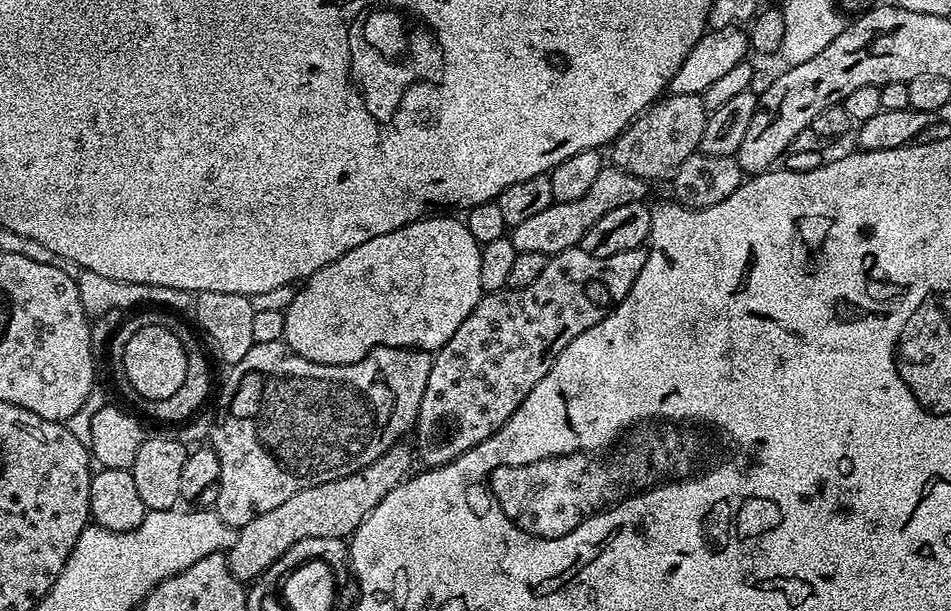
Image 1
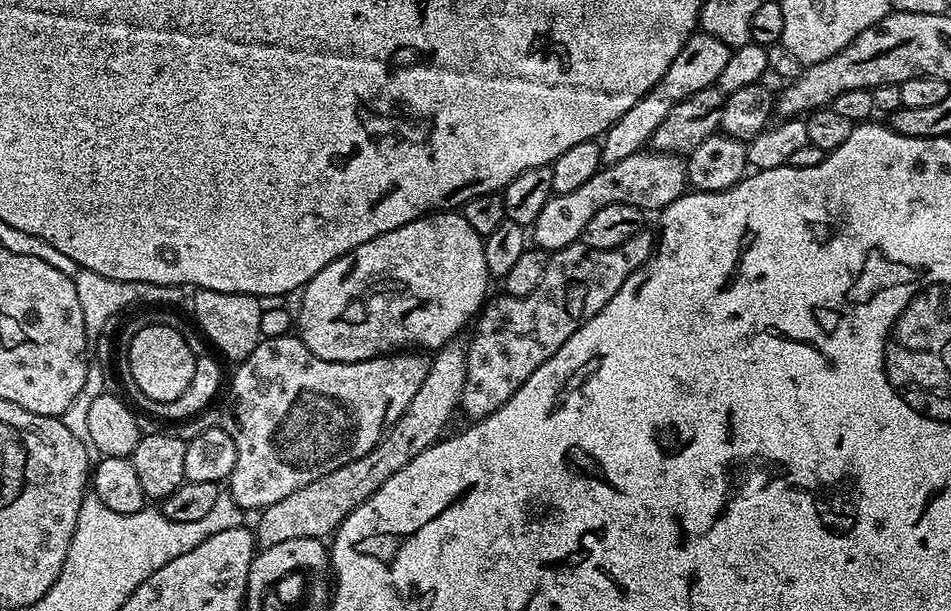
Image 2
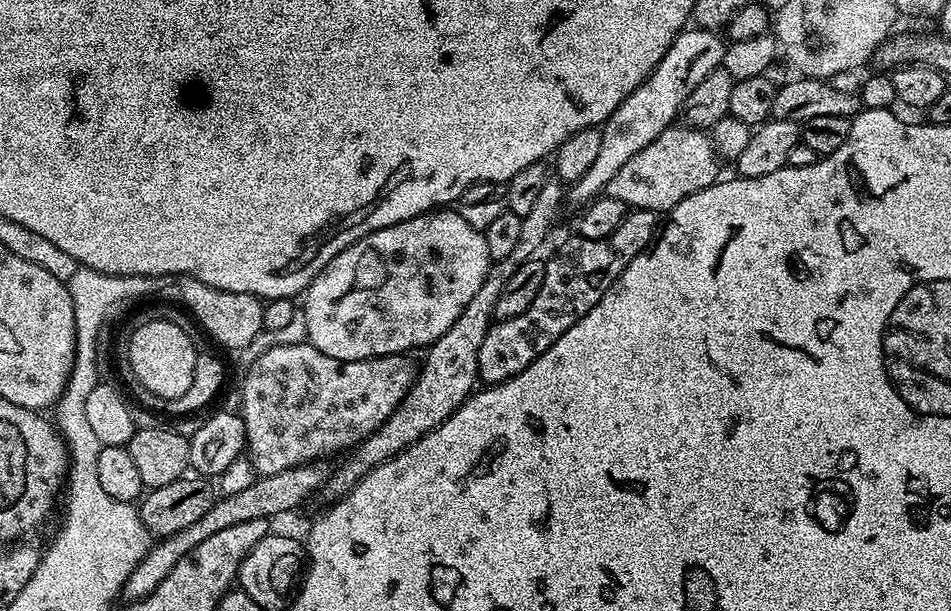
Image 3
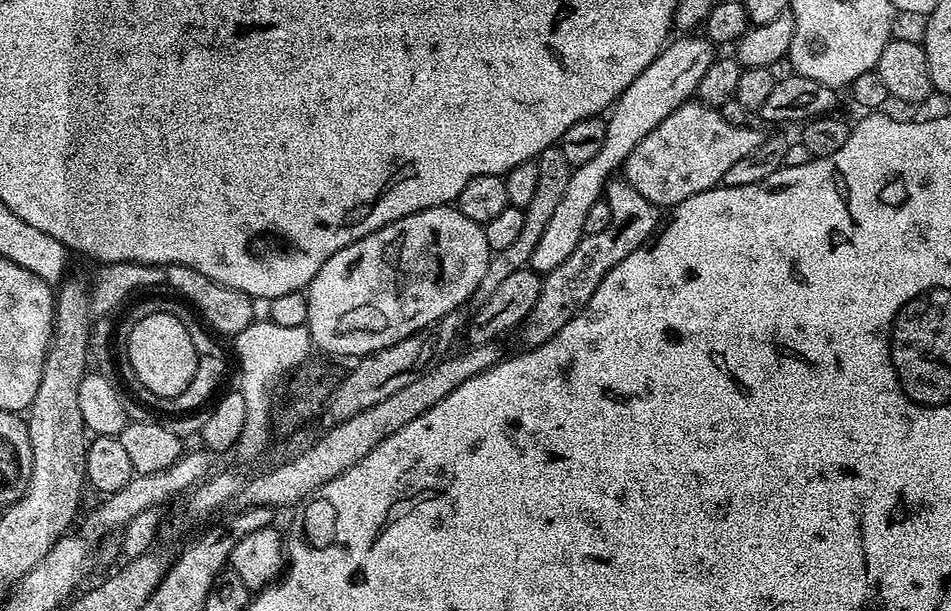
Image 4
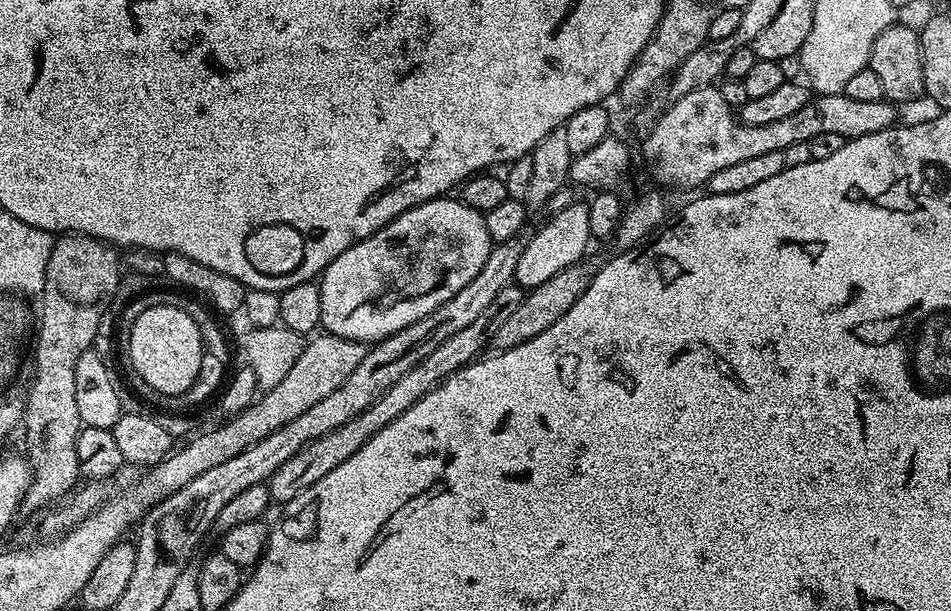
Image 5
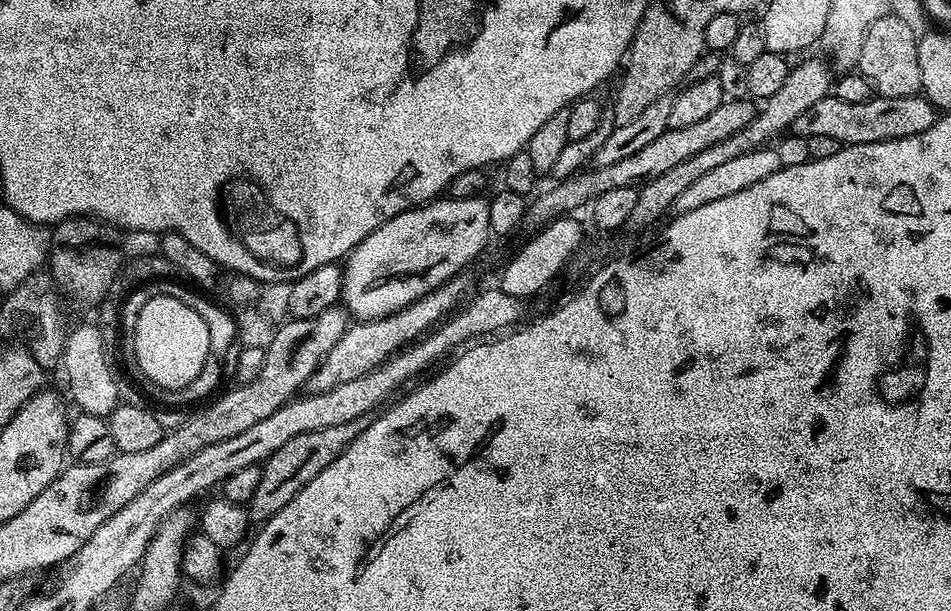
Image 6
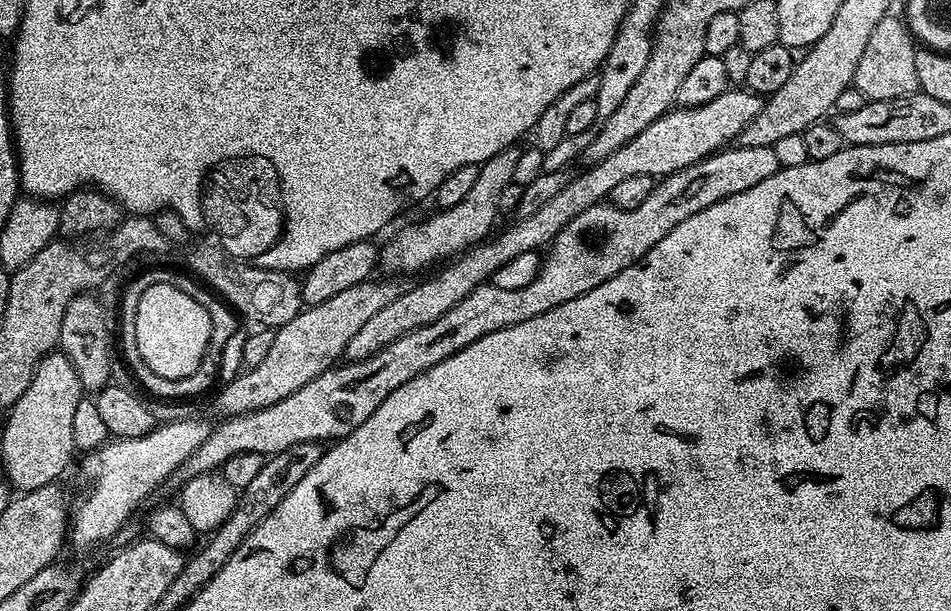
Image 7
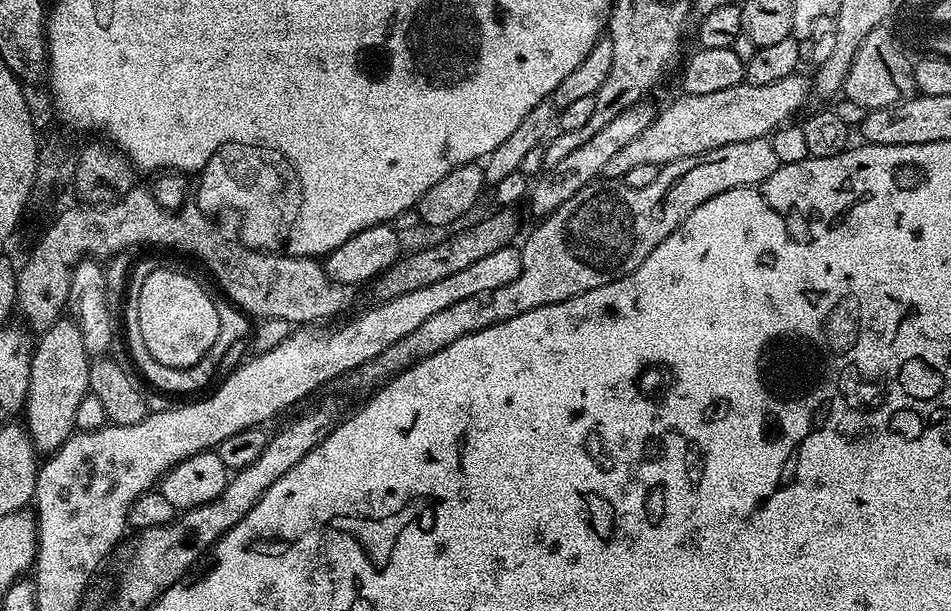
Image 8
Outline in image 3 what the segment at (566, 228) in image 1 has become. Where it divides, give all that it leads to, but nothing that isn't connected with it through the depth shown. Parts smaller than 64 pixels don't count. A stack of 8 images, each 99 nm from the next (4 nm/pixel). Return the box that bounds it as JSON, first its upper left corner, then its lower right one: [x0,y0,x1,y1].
[606,126,721,214]

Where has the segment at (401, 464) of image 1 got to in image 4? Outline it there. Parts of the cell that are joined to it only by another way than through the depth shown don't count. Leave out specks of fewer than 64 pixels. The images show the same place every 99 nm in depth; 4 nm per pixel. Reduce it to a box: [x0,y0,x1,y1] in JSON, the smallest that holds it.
[474,146,574,305]

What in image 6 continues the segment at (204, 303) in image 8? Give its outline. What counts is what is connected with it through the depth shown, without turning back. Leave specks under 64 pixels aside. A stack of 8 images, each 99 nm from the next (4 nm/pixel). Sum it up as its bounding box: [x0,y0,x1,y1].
[134,297,212,390]

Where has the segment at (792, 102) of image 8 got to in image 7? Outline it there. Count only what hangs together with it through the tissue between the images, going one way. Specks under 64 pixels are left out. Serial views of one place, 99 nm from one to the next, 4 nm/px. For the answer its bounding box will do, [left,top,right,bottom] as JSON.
[344,90,762,361]

